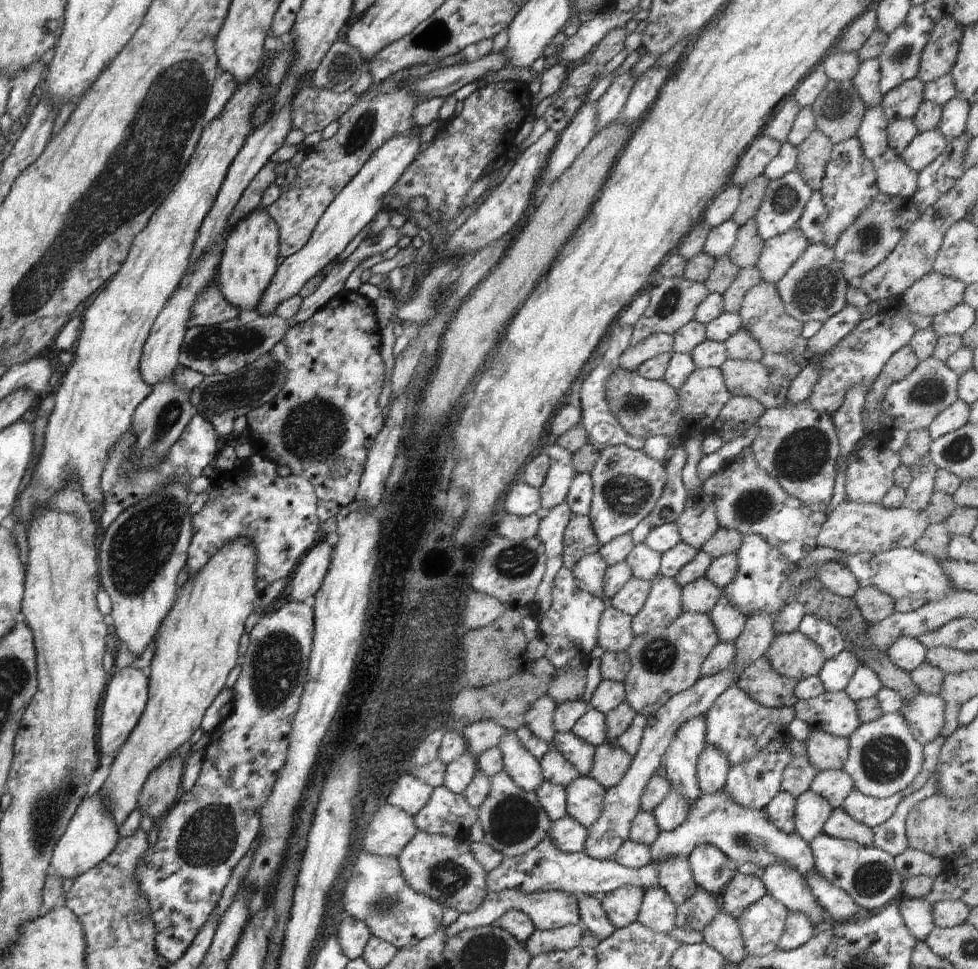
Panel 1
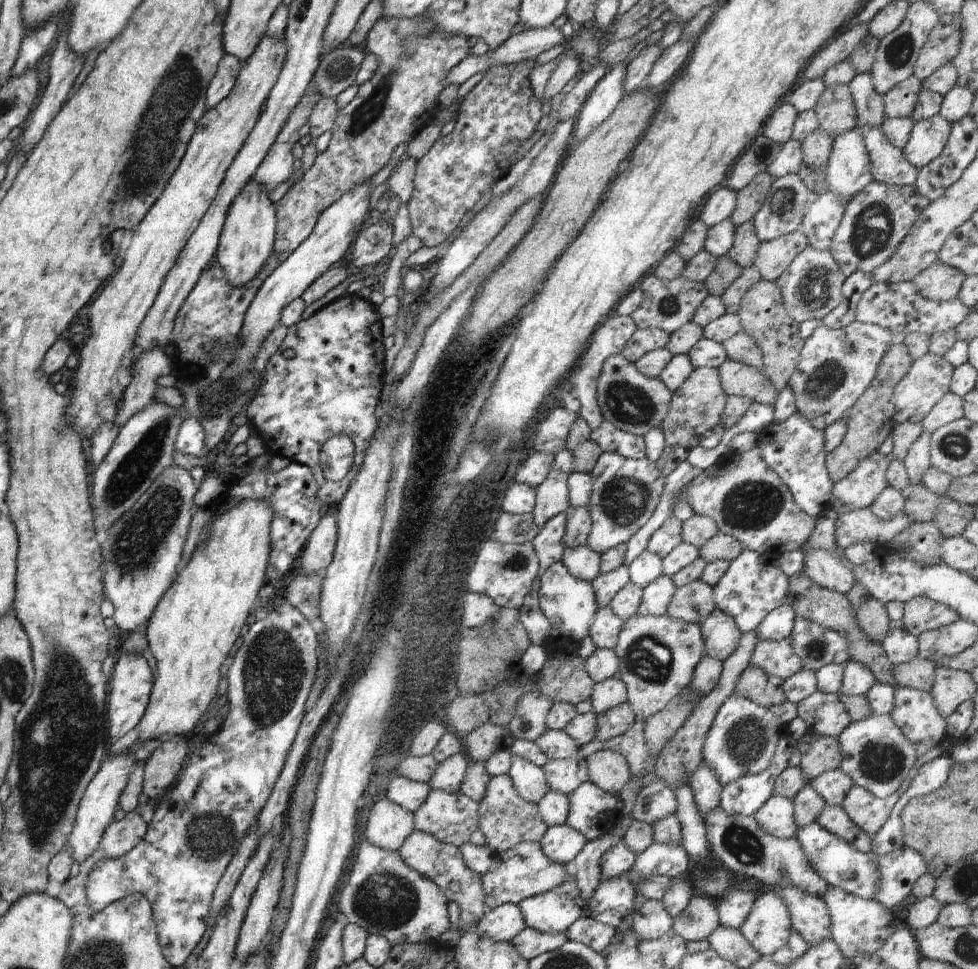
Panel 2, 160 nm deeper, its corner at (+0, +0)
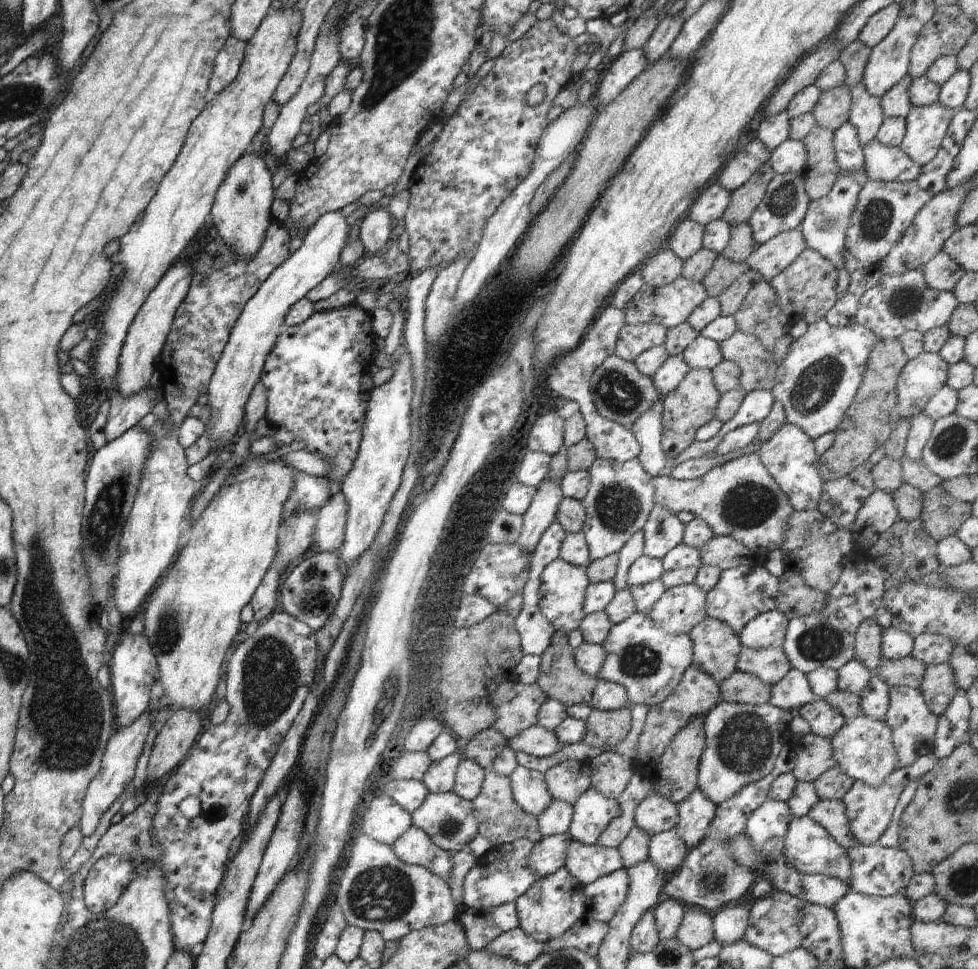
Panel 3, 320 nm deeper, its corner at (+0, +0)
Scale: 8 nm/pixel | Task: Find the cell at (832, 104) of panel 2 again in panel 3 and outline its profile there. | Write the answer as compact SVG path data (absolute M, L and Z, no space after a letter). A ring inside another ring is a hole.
M842 84L827 91L821 91L812 114L821 127L835 131L849 120L851 94Z

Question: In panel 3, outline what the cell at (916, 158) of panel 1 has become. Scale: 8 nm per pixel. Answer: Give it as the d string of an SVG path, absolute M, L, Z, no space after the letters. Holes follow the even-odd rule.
M942 103L912 107L905 118L906 130L899 147L917 165L928 164L938 152L952 117L959 109L946 108Z

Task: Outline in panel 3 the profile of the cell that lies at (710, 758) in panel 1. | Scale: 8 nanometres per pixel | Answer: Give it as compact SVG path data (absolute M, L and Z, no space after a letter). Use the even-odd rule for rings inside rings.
M696 788L686 800L677 805L678 824L675 830L688 850L704 839L716 808L717 805L708 800L700 788Z

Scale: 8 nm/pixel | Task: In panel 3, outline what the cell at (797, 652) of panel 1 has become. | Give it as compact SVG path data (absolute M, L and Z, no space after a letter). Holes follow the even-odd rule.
M743 647L738 654L736 670L754 674L766 684L776 685L792 670L782 648L747 648Z

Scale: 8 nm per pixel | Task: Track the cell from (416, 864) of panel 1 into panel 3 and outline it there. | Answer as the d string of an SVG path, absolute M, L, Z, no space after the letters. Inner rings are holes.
M410 826L391 847L403 863L423 866L443 881L451 879L452 854L436 846L424 830Z

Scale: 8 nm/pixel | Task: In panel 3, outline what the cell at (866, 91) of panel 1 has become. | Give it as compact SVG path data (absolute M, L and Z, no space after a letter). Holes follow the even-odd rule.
M862 83L850 87L849 91L851 94L849 121L855 126L858 140L864 146L876 138L885 115L880 99L871 95Z

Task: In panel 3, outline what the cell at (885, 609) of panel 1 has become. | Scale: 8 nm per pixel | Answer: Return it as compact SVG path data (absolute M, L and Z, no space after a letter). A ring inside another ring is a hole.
M875 618L865 619L855 633L855 649L853 658L861 662L867 669L876 672L883 659L881 651L883 628Z

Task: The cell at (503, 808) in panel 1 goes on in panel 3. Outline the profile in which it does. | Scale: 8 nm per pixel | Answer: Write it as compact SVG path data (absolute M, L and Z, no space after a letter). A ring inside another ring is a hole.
M486 770L482 790L478 797L472 801L472 805L477 815L478 835L486 838L494 849L518 839L536 843L543 838L540 828L538 828L538 820L534 816L526 814L514 800L509 777L499 776L490 770Z

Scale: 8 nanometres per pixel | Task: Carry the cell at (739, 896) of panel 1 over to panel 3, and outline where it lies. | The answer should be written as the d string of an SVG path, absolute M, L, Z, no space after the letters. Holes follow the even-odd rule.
M749 900L724 905L713 914L713 935L722 946L744 940L749 925Z

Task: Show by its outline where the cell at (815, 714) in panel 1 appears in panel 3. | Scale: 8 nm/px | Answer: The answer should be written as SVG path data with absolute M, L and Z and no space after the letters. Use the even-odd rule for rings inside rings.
M824 699L802 705L798 714L804 717L811 732L819 737L831 739L844 726L845 718Z

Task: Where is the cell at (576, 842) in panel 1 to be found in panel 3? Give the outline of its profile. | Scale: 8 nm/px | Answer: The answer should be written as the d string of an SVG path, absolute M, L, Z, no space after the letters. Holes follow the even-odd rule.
M565 833L550 837L544 836L539 842L534 843L528 857L530 870L539 878L550 876L560 870L564 867L570 841L570 834Z

